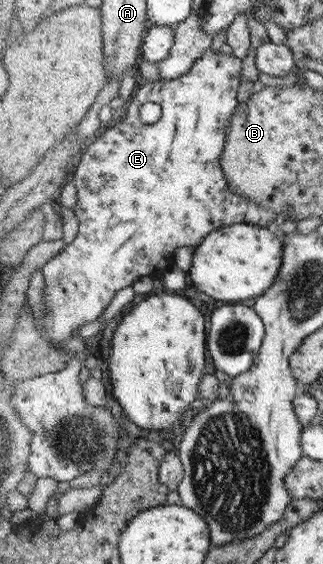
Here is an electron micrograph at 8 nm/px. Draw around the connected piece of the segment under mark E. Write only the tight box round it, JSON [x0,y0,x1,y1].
[42,50,276,347]

